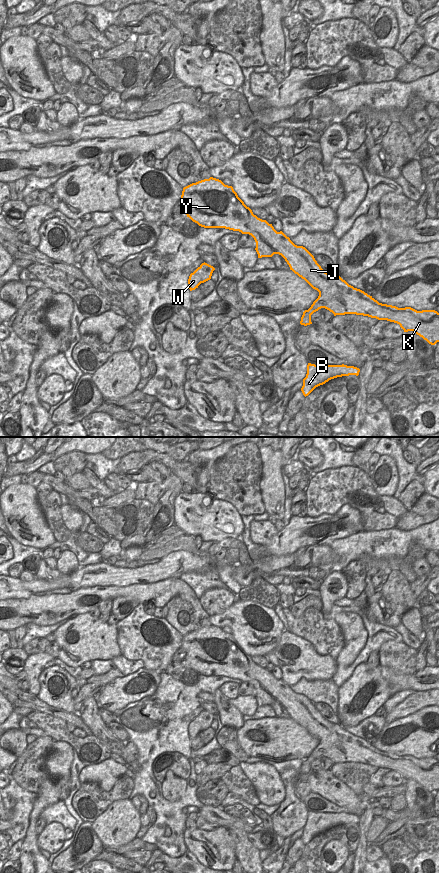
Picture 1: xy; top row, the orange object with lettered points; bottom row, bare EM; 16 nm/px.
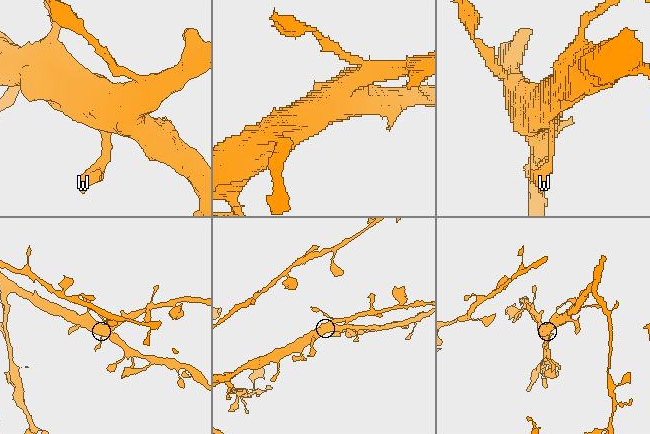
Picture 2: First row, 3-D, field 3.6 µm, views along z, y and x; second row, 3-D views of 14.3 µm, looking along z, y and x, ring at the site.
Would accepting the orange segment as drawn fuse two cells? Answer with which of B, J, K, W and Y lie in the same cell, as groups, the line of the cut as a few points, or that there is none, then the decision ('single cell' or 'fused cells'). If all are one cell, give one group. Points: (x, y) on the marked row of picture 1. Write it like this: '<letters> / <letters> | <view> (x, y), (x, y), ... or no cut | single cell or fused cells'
B J K W Y | no cut | single cell

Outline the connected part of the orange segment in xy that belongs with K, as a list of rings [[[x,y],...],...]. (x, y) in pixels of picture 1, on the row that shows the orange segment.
[[[210,177],[184,187],[181,200],[186,203],[184,213],[193,222],[204,228],[225,228],[251,235],[256,242],[255,250],[258,258],[272,257],[274,254],[281,255],[289,265],[290,270],[319,292],[318,298],[311,307],[303,312],[301,325],[312,324],[311,315],[319,309],[325,308],[334,316],[356,314],[394,322],[399,324],[404,332],[413,331],[431,345],[439,342],[439,313],[437,311],[417,311],[411,307],[398,308],[379,303],[364,291],[349,285],[340,276],[333,276],[325,272],[305,247],[295,245],[282,231],[277,232],[272,224],[254,215],[252,210],[238,197],[232,186],[225,185],[221,180]]]

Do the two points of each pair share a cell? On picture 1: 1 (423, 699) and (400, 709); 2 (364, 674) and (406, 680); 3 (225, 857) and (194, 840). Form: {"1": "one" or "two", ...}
{"1": "one", "2": "one", "3": "one"}

